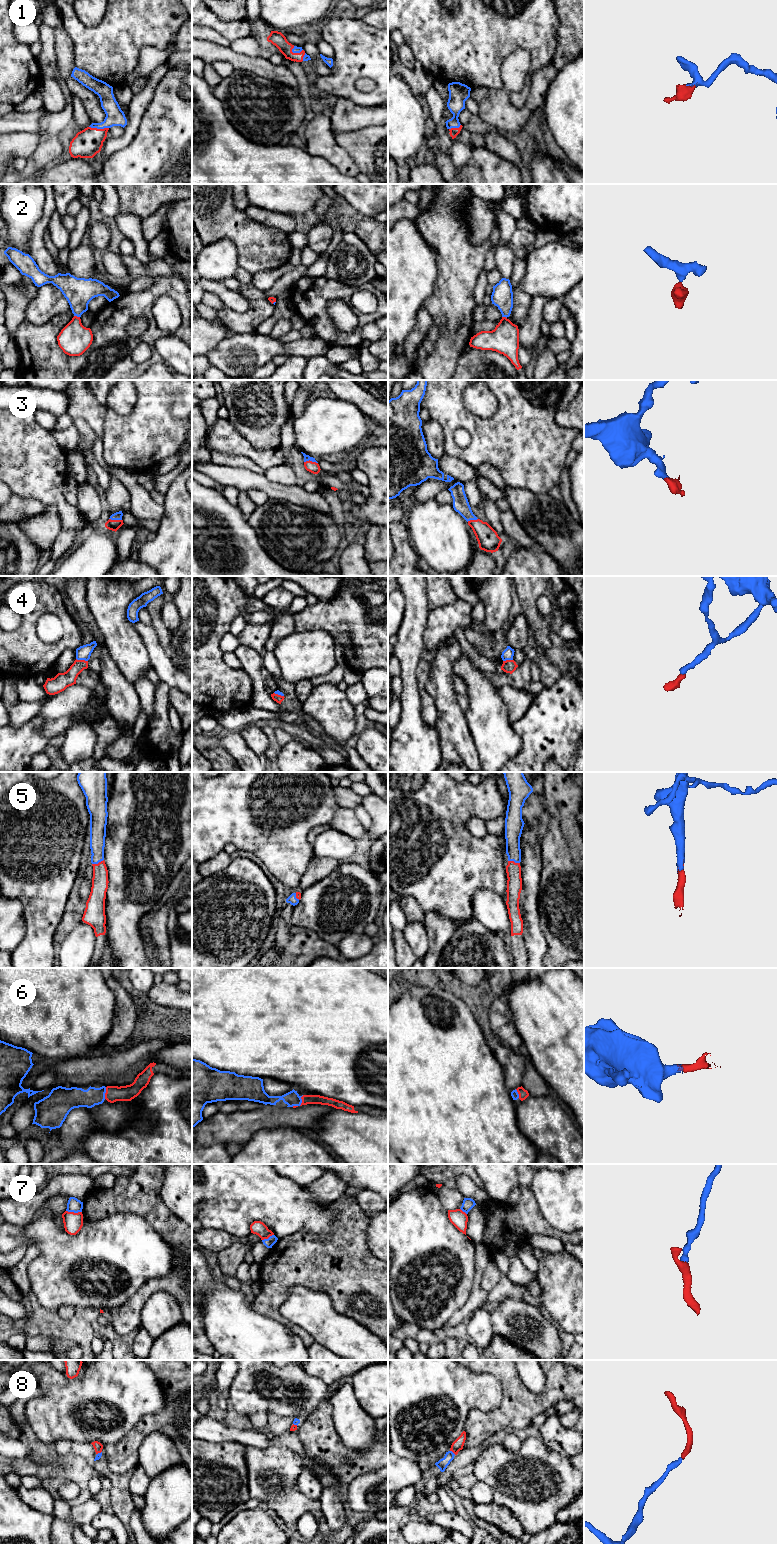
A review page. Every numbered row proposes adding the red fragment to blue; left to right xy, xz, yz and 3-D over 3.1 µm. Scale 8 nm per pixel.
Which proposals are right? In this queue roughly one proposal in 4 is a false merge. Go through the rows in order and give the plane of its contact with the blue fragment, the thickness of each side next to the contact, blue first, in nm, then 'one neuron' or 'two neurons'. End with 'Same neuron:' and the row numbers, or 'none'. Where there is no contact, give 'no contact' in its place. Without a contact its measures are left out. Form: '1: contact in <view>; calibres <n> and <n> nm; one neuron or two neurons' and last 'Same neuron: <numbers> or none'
1: contact in xy; calibres 150 and 220 nm; one neuron
2: contact in xy; calibres 220 and 260 nm; one neuron
3: contact in xz; calibres 50 and 90 nm; one neuron
4: contact in xy; calibres 110 and 140 nm; one neuron
5: contact in xy; calibres 130 and 130 nm; one neuron
6: contact in xy; calibres 160 and 130 nm; one neuron
7: contact in xy; calibres 110 and 160 nm; two neurons
8: contact in yz; calibres 90 and 90 nm; one neuron
Same neuron: 1, 2, 3, 4, 5, 6, 8

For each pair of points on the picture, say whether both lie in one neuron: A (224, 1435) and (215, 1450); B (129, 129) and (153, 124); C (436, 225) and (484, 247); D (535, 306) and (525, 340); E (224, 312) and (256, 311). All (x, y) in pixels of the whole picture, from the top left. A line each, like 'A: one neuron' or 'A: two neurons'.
A: two neurons
B: two neurons
C: one neuron
D: one neuron
E: one neuron

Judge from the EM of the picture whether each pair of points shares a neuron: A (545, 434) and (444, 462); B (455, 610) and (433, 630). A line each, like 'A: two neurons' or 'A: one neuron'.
A: two neurons
B: one neuron

